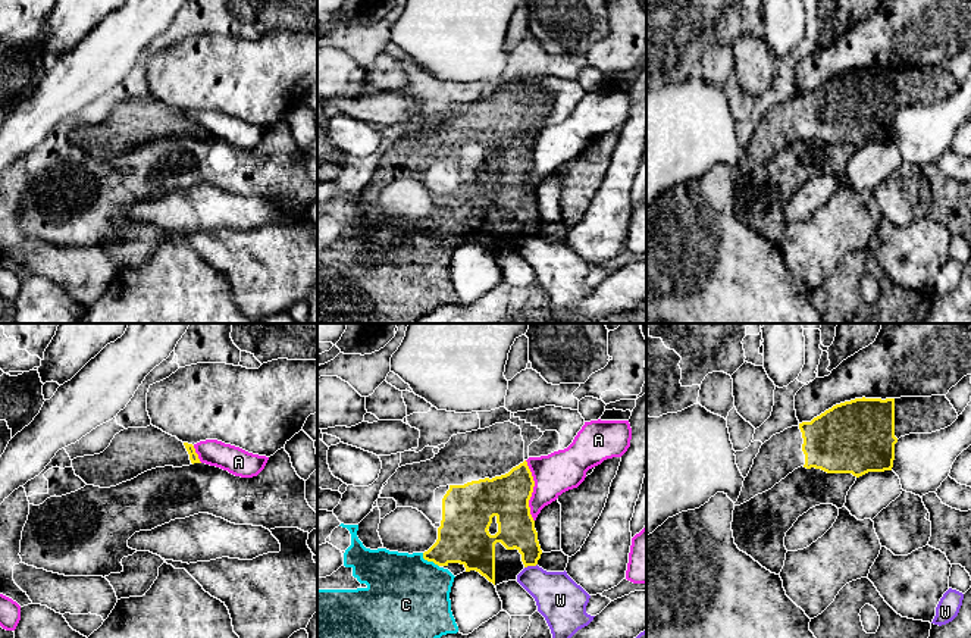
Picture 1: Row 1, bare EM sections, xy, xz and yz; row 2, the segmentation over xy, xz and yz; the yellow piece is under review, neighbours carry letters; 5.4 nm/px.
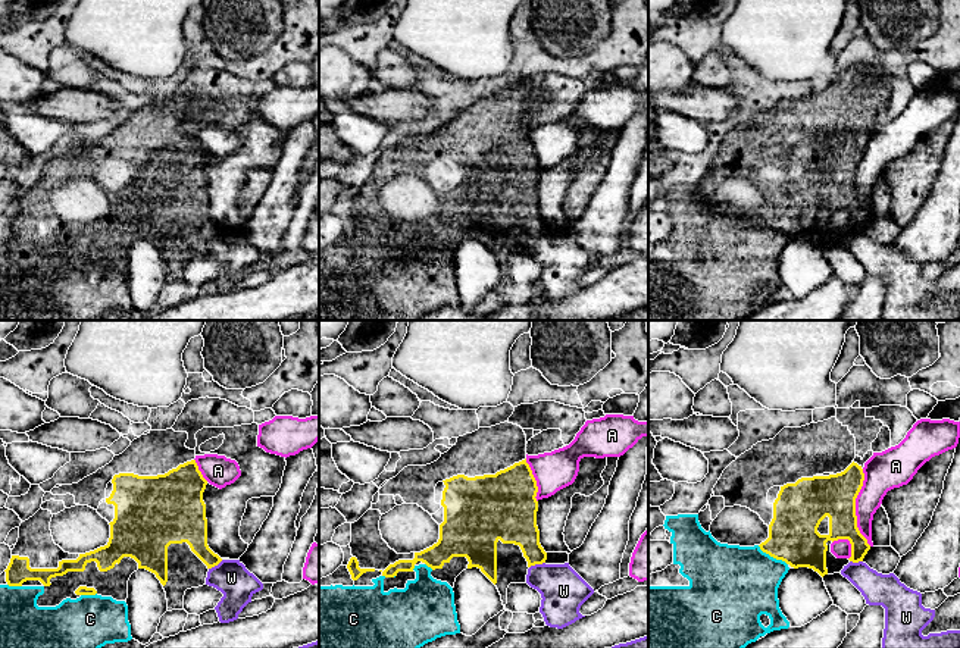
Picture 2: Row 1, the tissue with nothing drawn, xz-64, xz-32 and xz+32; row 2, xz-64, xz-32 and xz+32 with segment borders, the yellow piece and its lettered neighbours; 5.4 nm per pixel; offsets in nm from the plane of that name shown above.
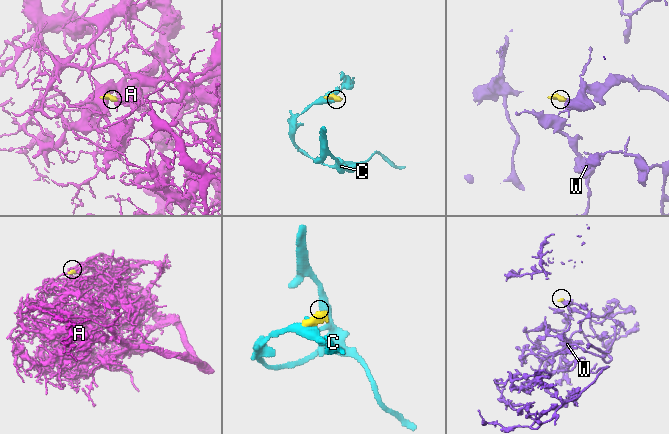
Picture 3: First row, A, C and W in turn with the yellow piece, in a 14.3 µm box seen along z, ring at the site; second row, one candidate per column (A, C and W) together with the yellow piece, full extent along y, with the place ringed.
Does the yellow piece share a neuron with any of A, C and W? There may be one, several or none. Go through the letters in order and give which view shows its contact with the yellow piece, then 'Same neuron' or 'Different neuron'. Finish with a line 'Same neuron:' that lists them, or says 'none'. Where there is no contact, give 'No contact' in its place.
A: Touches yellow in xz. Different neuron
C: Touches yellow in xz. Different neuron
W: Touches yellow in xz. Different neuron
Same neuron: none

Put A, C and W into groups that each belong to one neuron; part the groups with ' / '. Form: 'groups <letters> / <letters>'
groups A / C / W

